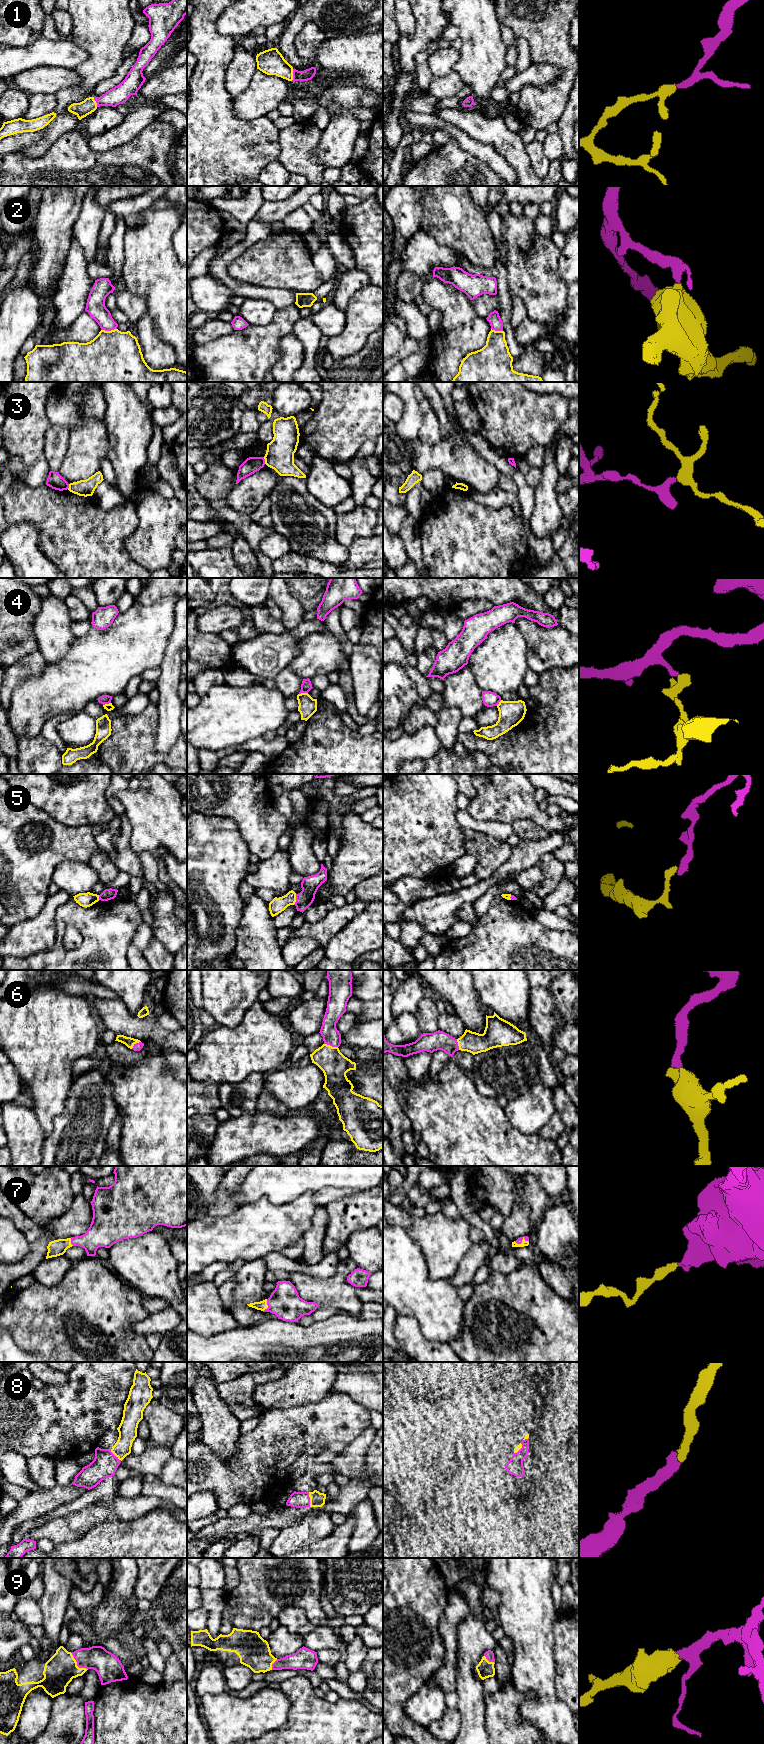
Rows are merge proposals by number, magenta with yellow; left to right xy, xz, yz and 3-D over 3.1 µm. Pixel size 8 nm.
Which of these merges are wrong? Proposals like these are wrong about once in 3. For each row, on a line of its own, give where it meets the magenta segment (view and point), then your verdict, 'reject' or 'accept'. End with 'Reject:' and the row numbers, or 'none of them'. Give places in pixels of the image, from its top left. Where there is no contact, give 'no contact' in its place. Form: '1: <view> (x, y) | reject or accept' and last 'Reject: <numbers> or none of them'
1: xz (293, 74) | accept
2: xy (108, 330) | reject
3: xz (264, 460) | reject
4: xz (303, 692) | reject
5: xz (296, 899) | reject
6: xz (331, 1045) | accept
7: xz (267, 1304) | accept
8: xz (309, 1499) | accept
9: xy (77, 1664) | accept
Reject: 2, 3, 4, 5

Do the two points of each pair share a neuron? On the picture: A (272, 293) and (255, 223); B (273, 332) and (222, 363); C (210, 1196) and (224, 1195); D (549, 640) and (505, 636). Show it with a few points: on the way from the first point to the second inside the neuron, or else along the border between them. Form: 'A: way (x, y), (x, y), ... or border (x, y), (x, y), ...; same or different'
A: way (247, 291), (224, 275), (224, 262), (239, 248); same
B: way (260, 344), (252, 352), (235, 363); same
C: border (224, 1176), (216, 1191), (215, 1203), (205, 1213); different
D: border (514, 623), (526, 643), (527, 661); different

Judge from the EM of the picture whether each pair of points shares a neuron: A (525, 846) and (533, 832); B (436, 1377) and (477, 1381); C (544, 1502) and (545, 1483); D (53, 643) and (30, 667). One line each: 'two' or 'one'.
A: two
B: two
C: one
D: two

